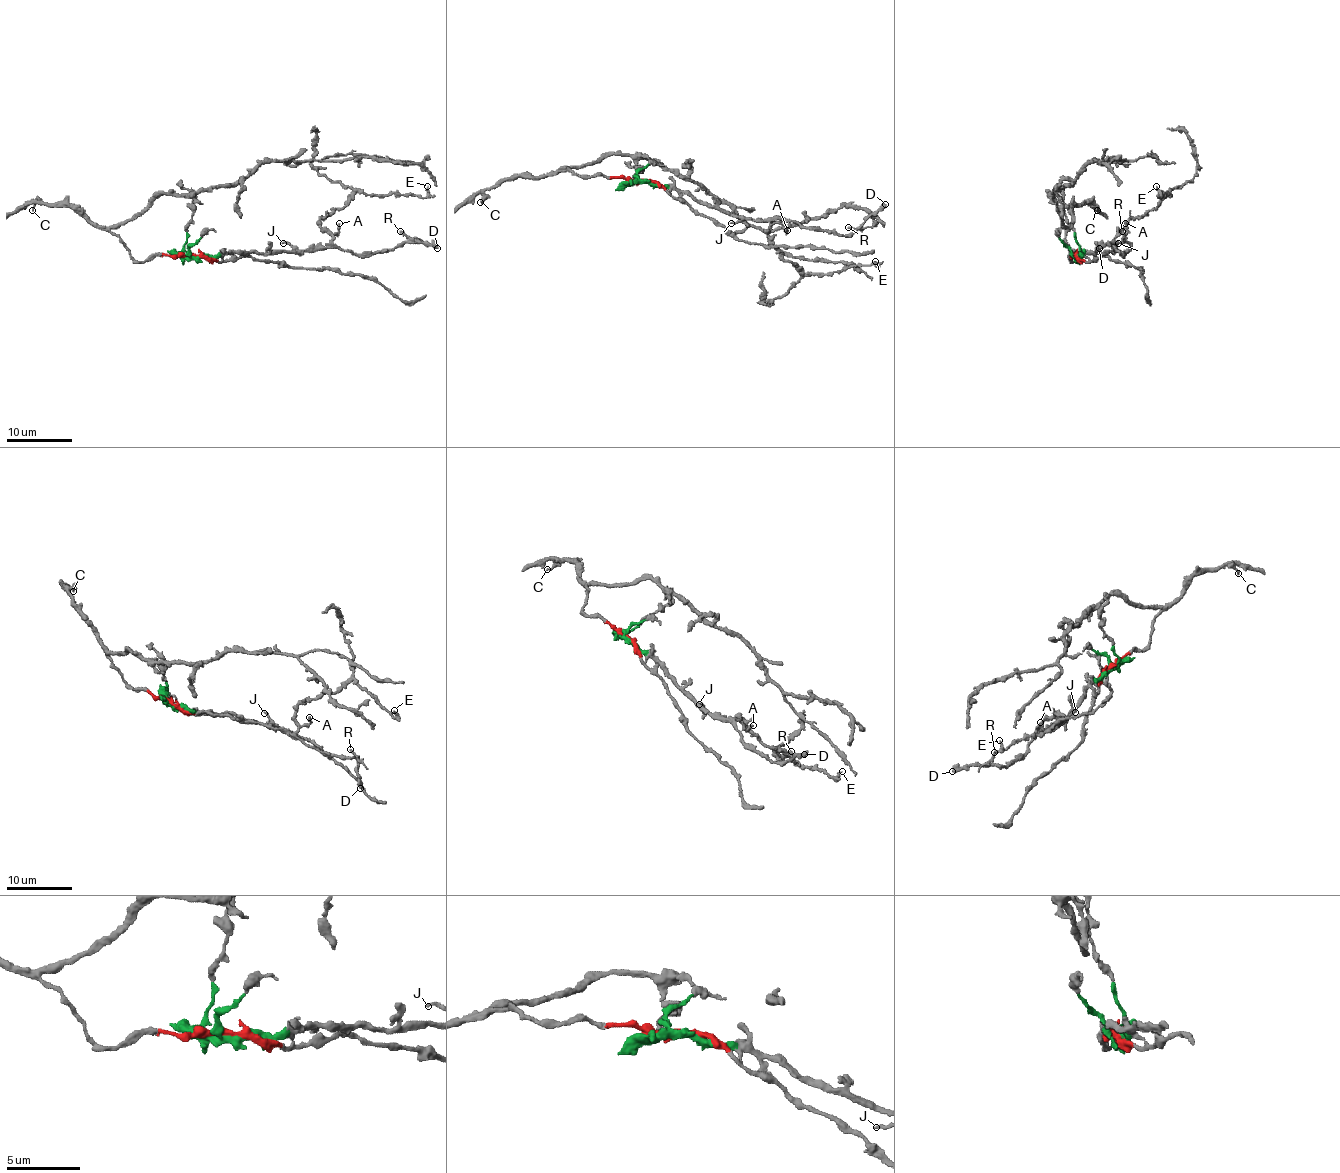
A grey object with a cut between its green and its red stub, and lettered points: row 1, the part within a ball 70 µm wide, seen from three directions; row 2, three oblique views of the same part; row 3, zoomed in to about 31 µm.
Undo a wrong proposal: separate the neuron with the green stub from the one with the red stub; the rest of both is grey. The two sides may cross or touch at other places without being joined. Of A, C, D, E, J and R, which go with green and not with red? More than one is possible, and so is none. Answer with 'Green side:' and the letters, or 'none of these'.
Green side: A, D, E, J, R

